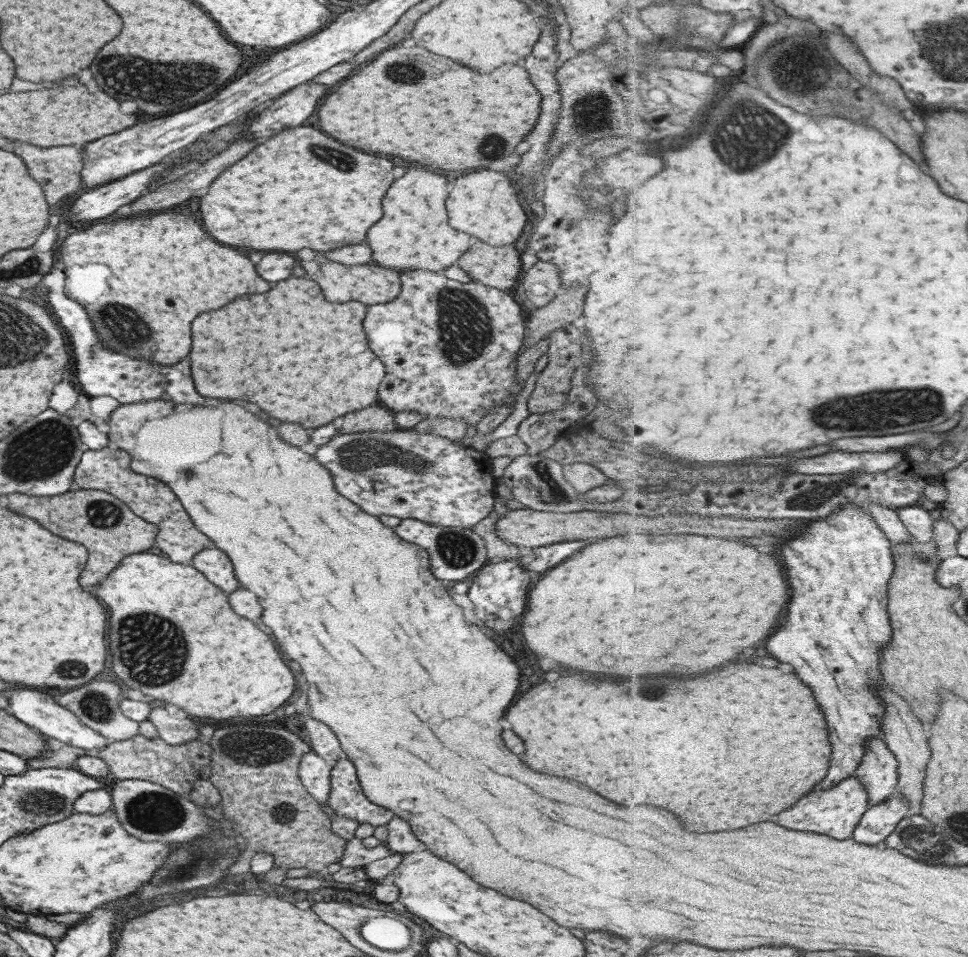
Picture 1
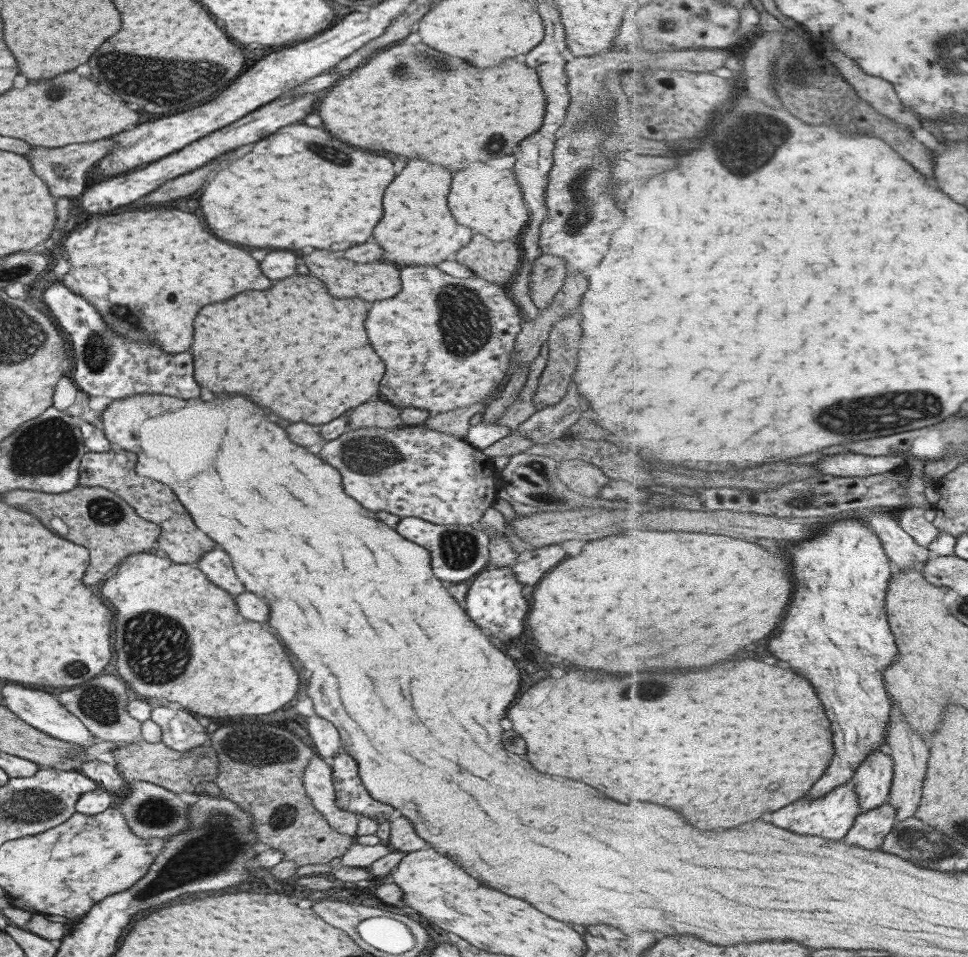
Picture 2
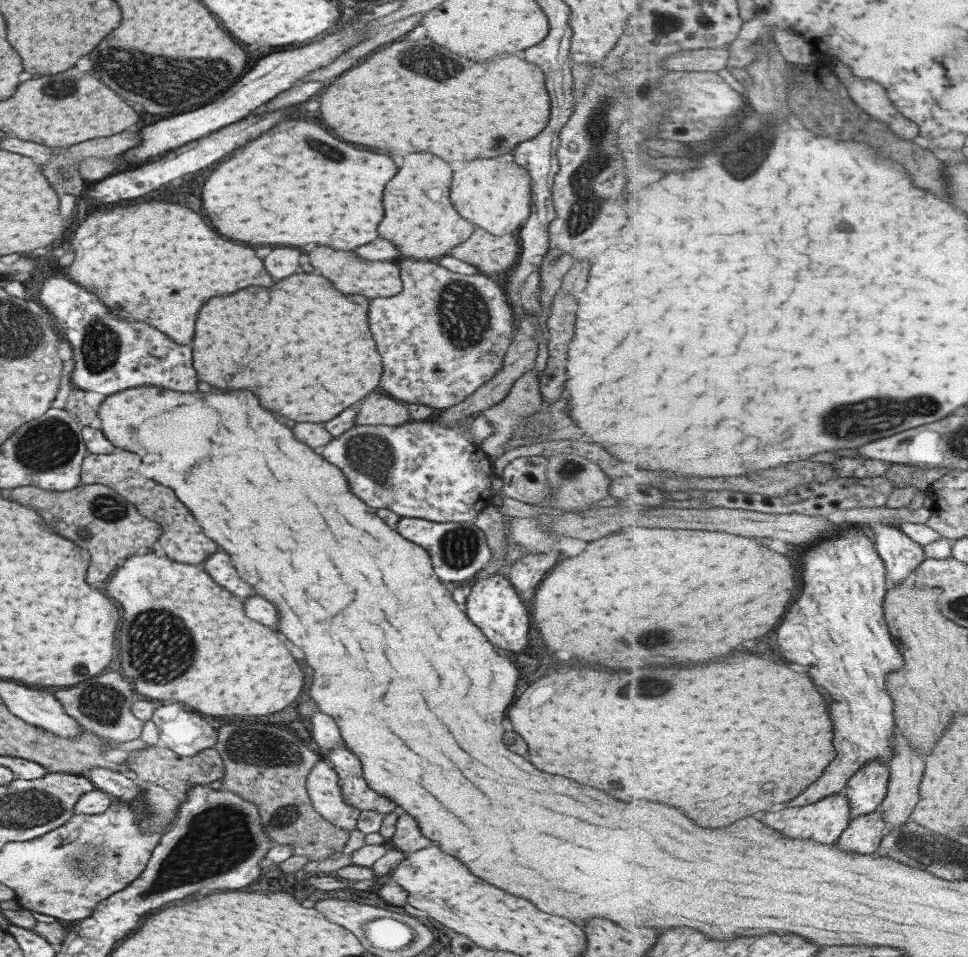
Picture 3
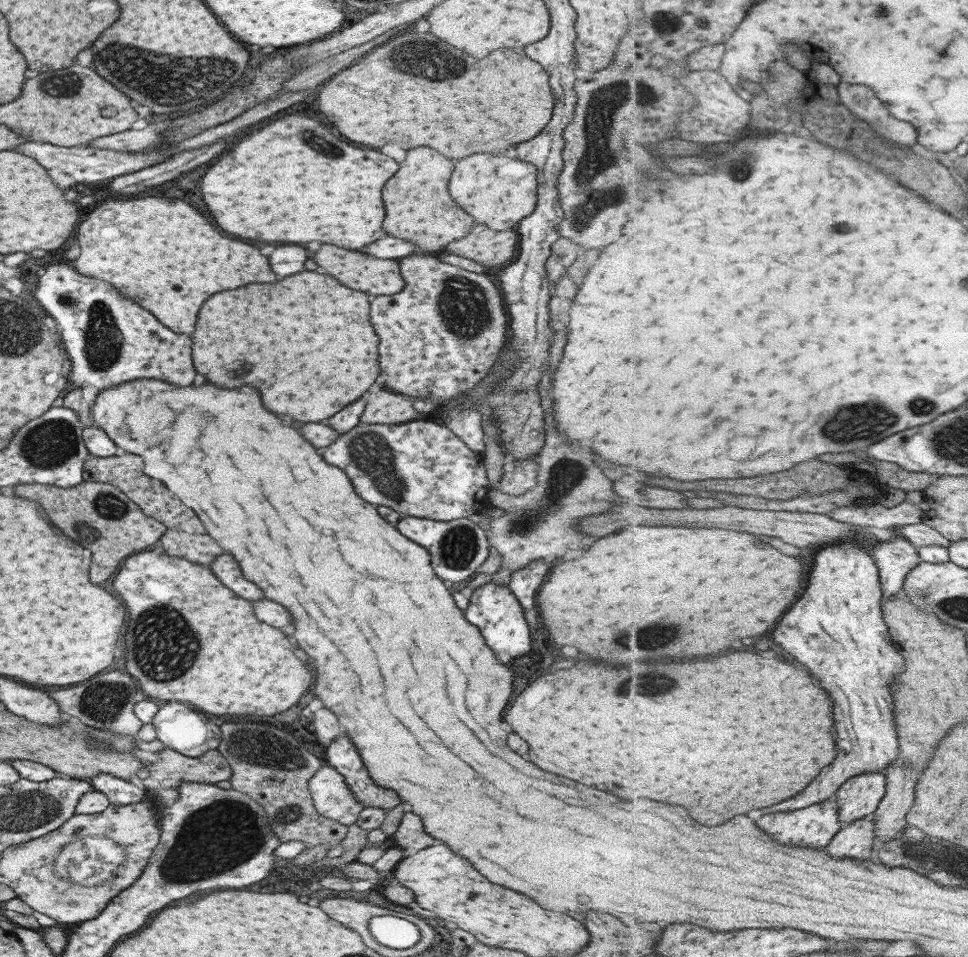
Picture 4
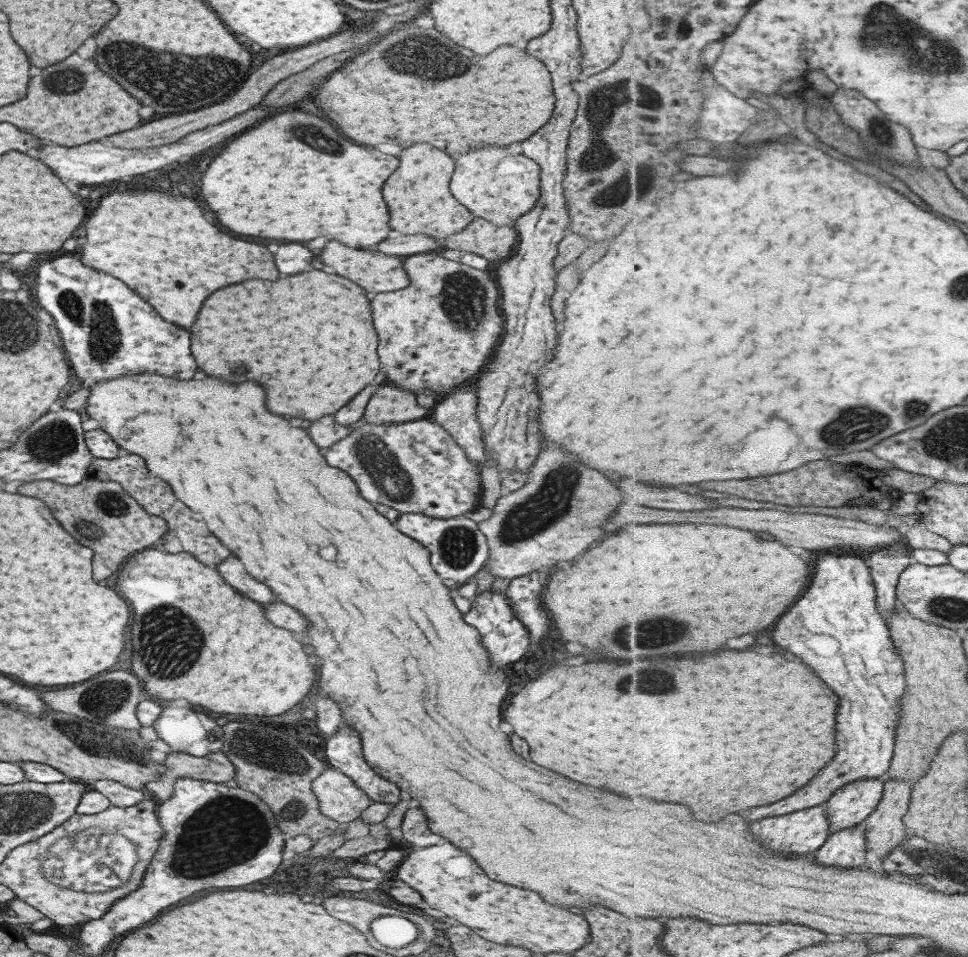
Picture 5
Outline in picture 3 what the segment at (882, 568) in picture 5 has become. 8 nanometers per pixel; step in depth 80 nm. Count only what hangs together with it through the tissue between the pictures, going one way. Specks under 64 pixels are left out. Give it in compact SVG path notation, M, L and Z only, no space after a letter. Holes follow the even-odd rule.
M875 523L872 530L877 550L888 570L889 586L912 579L917 567L927 559L924 546L896 525Z

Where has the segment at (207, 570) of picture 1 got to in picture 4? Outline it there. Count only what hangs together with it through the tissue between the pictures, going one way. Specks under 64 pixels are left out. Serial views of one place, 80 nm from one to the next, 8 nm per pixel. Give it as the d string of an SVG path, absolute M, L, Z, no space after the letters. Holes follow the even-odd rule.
M229 554L217 556L213 562L209 563L209 568L215 574L215 578L223 586L227 586L231 592L235 592L237 596L241 596L245 600L259 600L259 598L263 598L263 594L261 594L261 590L257 586L253 586L251 582L241 578L239 566Z

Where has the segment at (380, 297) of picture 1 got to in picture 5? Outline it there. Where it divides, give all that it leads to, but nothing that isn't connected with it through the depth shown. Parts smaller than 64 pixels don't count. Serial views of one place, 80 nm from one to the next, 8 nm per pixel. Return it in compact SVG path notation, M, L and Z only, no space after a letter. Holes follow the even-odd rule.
M327 242L319 254L319 260L325 266L331 266L333 274L339 274L339 276L351 280L353 284L365 288L367 292L393 292L408 285L402 258L399 256L385 256L381 252L369 252L369 250L353 250L353 248L341 246L339 242Z

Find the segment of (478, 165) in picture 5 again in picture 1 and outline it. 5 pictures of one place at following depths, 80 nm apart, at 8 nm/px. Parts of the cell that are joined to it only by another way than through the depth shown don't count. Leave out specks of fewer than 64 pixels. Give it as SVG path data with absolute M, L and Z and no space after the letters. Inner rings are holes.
M477 170L457 178L451 184L451 192L444 205L451 228L489 246L505 246L517 240L527 222L527 216L519 204L520 200L518 185L509 181L507 176L491 170Z

